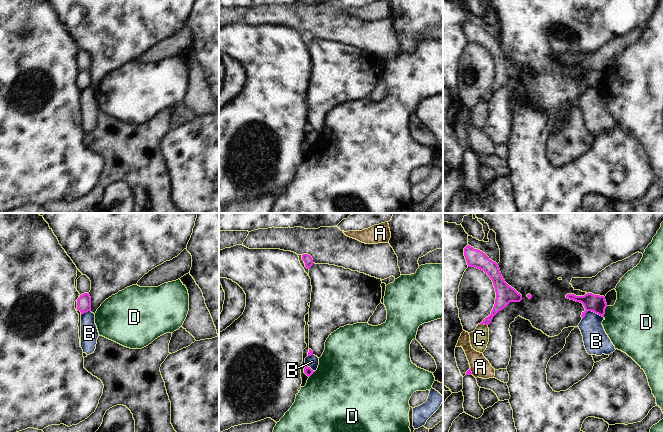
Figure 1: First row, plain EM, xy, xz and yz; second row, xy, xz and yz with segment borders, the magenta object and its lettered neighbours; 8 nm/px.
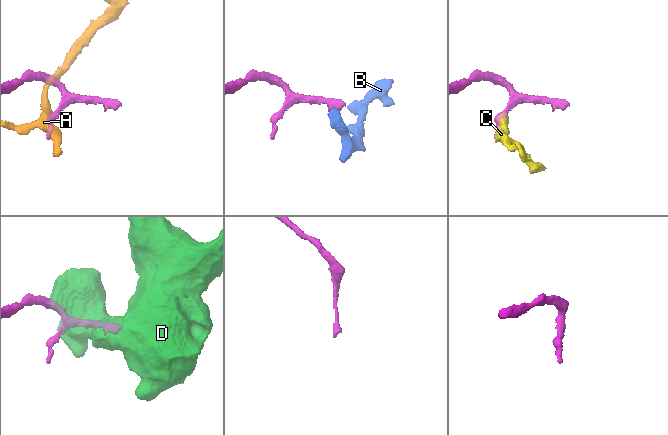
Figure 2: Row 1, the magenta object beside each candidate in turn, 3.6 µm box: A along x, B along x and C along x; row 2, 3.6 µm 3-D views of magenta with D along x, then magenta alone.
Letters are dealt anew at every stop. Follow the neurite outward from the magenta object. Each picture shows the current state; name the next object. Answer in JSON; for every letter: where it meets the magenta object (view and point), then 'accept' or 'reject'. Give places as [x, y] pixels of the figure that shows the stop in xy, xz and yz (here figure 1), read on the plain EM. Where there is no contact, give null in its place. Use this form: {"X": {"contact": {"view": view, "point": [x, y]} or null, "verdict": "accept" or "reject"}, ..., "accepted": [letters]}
{"A": {"contact": {"view": "yz", "point": [470, 146]}, "verdict": "reject"}, "B": {"contact": {"view": "yz", "point": [591, 86]}, "verdict": "reject"}, "C": {"contact": {"view": "yz", "point": [482, 99]}, "verdict": "reject"}, "D": {"contact": {"view": "yz", "point": [604, 87]}, "verdict": "reject"}, "accepted": []}

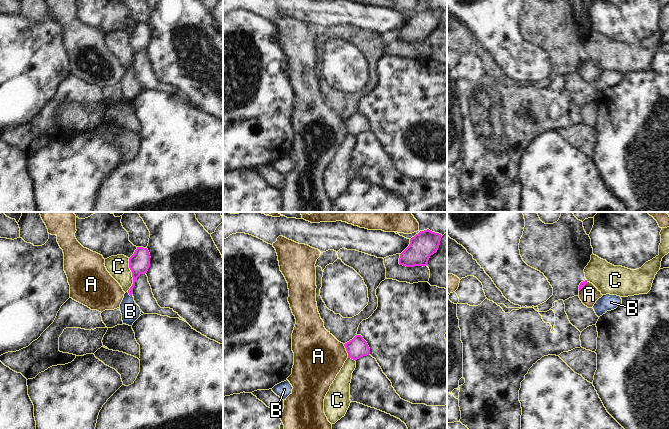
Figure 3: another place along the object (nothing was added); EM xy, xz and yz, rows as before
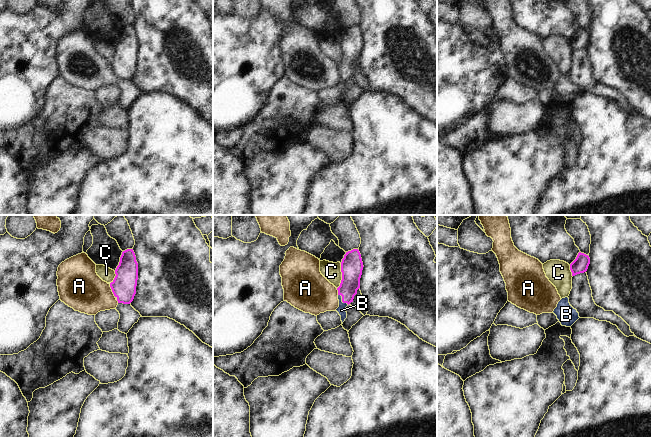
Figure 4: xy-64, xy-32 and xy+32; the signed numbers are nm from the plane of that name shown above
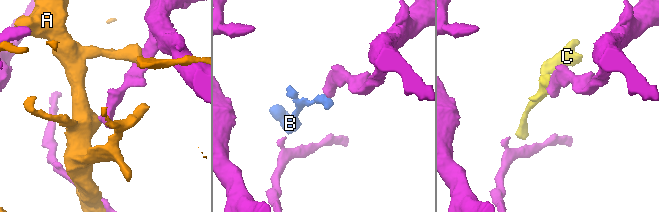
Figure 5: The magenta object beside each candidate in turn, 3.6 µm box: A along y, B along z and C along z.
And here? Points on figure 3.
{"A": {"contact": {"view": "xz", "point": [346, 126]}, "verdict": "reject"}, "B": {"contact": {"view": "xy", "point": [130, 71]}, "verdict": "accept"}, "C": {"contact": {"view": "xy", "point": [132, 51]}, "verdict": "reject"}, "accepted": ["B"]}

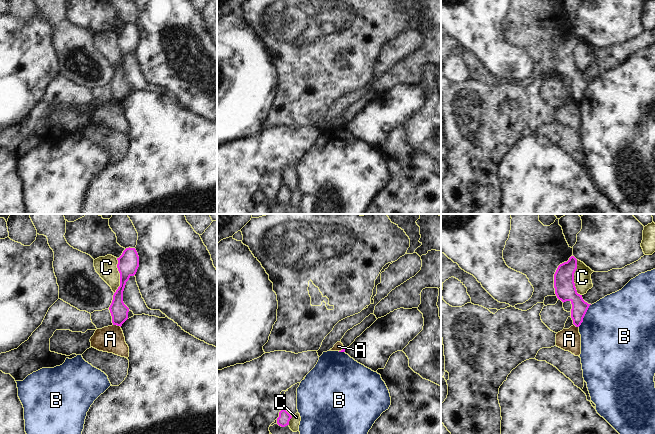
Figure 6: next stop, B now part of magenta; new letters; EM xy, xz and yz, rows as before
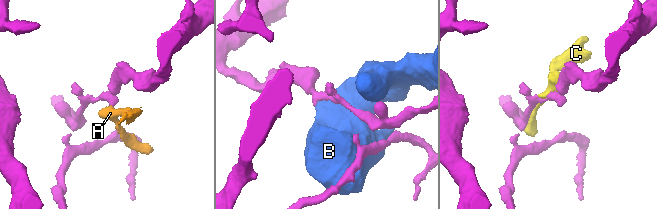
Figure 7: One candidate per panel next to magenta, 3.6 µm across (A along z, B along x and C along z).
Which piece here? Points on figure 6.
{"A": {"contact": {"view": "xy", "point": [117, 101]}, "verdict": "reject"}, "B": {"contact": {"view": "yz", "point": [584, 91]}, "verdict": "reject"}, "C": {"contact": {"view": "yz", "point": [573, 54]}, "verdict": "reject"}, "accepted": []}

